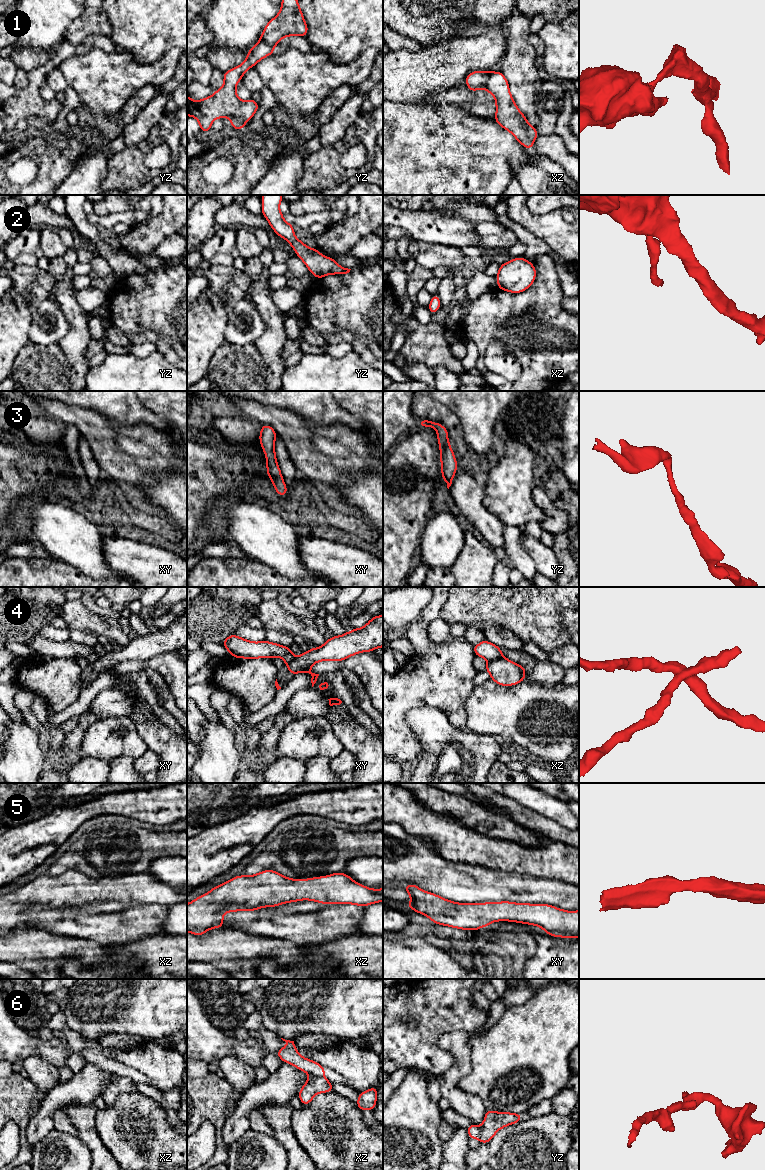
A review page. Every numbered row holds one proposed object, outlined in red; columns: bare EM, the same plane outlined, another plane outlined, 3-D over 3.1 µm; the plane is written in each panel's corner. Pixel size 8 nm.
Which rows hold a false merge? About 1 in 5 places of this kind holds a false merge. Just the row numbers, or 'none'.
1, 4, 6

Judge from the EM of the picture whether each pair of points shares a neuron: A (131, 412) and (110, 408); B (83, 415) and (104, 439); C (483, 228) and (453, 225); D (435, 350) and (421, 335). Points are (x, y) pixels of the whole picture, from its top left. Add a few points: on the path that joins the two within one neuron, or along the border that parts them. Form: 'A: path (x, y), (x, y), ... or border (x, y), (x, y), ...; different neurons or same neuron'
A: path (126, 409), (115, 408); same neuron
B: path (88, 421), (100, 433); same neuron
C: border (475, 225), (475, 230), (480, 236); different neurons
D: path (435, 345), (430, 344), (426, 340); same neuron

